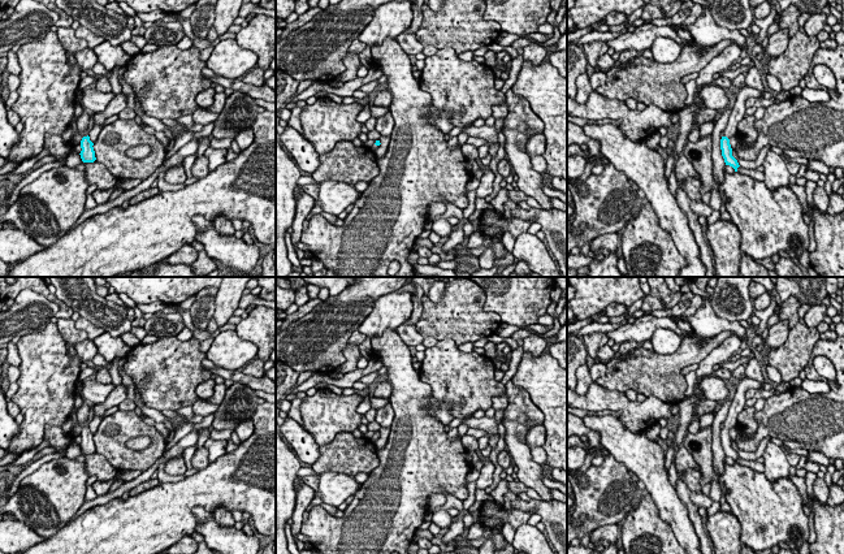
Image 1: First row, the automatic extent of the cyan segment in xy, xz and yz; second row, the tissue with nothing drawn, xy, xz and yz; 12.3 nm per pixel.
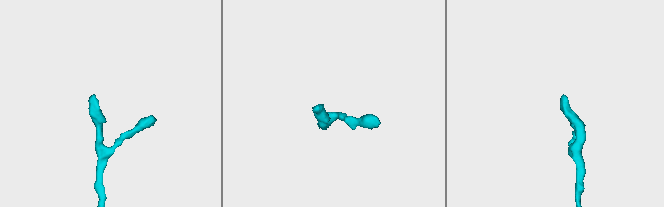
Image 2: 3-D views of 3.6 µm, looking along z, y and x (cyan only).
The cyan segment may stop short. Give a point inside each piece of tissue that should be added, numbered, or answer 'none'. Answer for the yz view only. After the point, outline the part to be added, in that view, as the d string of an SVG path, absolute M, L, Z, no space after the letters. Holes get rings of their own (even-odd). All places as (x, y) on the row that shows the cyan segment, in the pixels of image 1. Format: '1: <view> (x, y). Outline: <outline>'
1: yz (739, 109). Outline: M743 87L737 94L736 103L732 108L728 124L724 133L724 137L728 139L736 134L739 122L745 117L746 105L745 101L750 98L759 99L762 96L761 91L752 87Z

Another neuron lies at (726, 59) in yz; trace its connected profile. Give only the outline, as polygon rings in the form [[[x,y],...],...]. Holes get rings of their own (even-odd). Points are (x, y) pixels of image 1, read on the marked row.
[[[731,44],[714,57],[701,72],[698,72],[698,77],[694,79],[697,88],[700,90],[701,87],[711,85],[715,74],[730,70],[731,66],[737,62],[741,51],[739,46]]]

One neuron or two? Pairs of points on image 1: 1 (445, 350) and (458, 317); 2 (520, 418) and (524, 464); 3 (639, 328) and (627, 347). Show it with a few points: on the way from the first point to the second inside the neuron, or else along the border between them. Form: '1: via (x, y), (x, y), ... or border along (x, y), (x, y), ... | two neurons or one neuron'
1: border along (438, 340), (450, 338), (457, 346) | two neurons
2: via (514, 429), (514, 445), (520, 453) | one neuron
3: border along (637, 342), (623, 341), (619, 343) | two neurons

